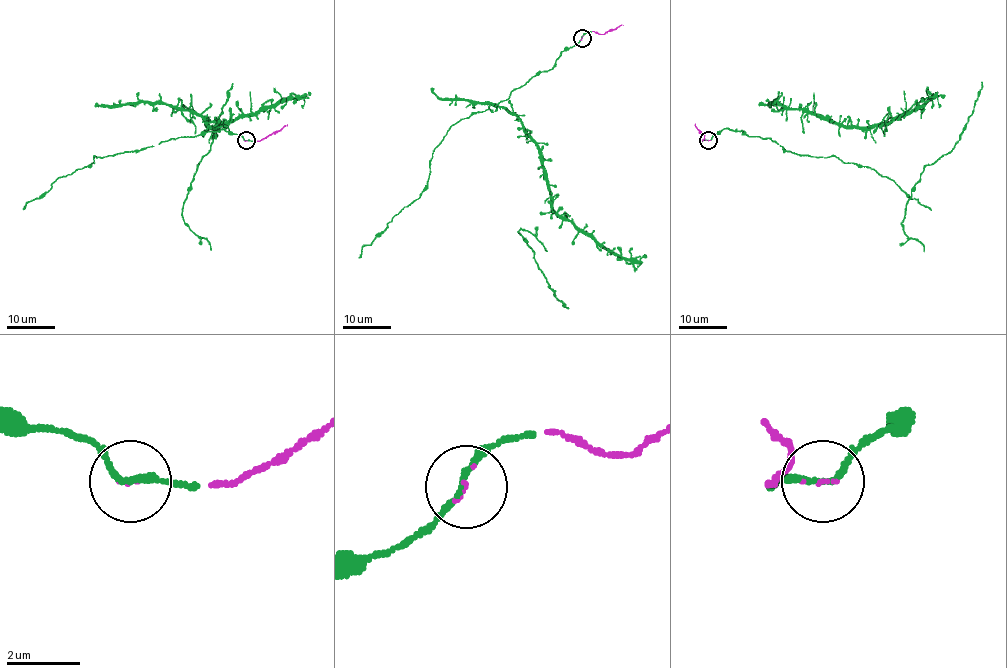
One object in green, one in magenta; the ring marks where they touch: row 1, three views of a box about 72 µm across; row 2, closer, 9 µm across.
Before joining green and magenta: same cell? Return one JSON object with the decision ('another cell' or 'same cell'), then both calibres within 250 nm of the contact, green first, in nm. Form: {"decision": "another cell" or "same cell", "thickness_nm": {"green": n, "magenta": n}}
{"decision": "same cell", "thickness_nm": {"green": 150, "magenta": 70}}

